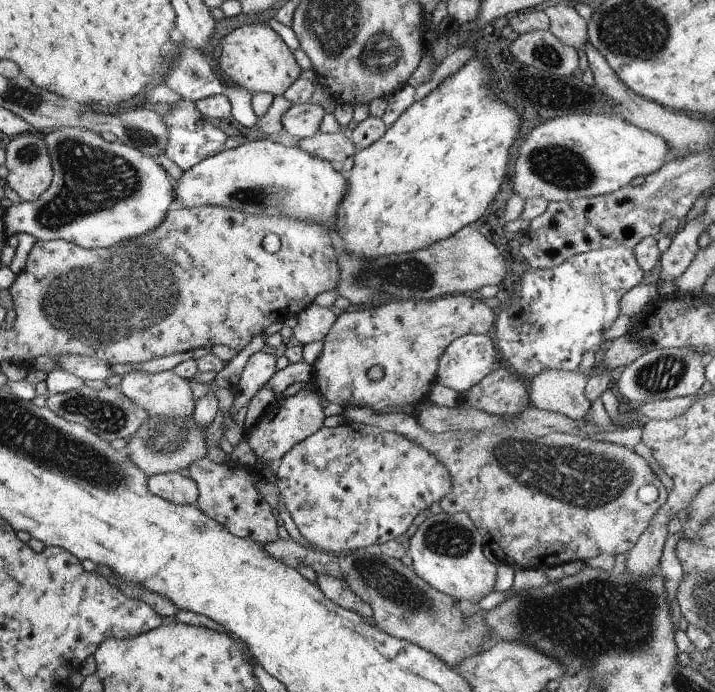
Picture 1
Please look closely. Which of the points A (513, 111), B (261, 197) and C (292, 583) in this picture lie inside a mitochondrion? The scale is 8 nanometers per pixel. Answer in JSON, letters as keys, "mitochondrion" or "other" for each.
{"A":"other","B":"mitochondrion","C":"other"}

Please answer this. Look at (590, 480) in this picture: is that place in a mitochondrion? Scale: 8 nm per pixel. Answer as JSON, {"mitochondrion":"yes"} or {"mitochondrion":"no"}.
{"mitochondrion":"yes"}

